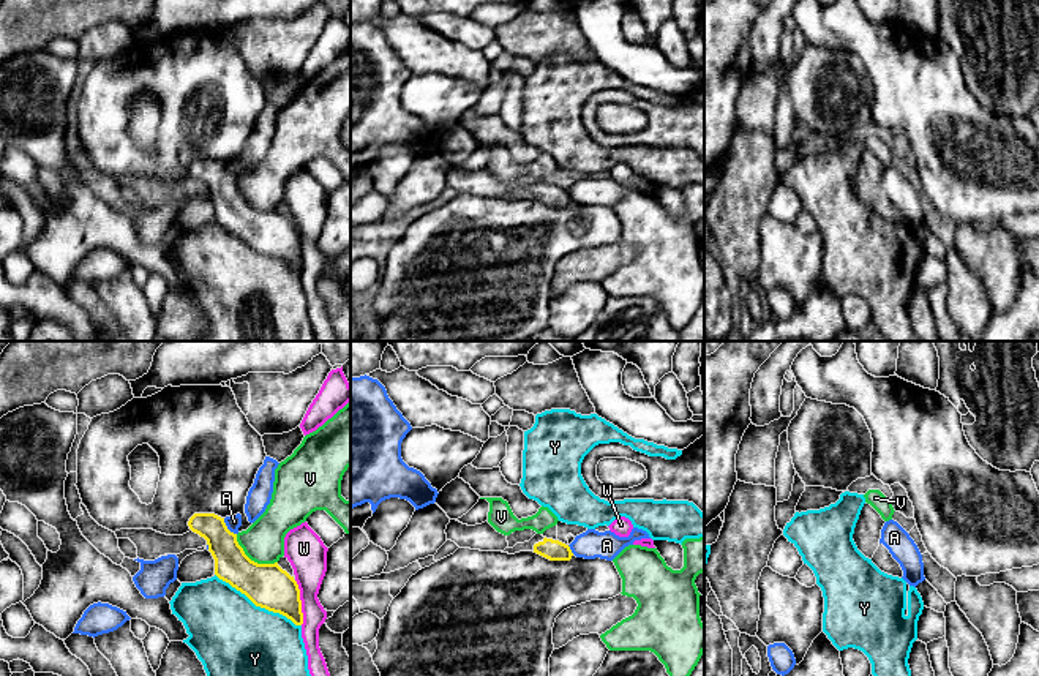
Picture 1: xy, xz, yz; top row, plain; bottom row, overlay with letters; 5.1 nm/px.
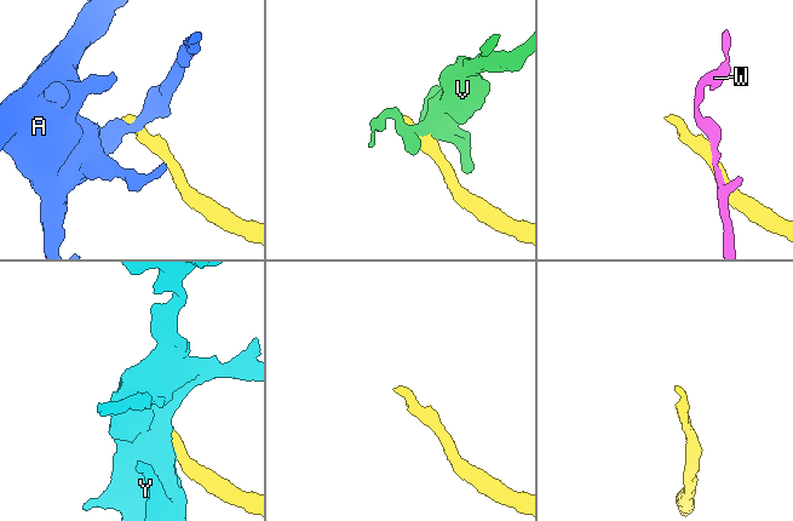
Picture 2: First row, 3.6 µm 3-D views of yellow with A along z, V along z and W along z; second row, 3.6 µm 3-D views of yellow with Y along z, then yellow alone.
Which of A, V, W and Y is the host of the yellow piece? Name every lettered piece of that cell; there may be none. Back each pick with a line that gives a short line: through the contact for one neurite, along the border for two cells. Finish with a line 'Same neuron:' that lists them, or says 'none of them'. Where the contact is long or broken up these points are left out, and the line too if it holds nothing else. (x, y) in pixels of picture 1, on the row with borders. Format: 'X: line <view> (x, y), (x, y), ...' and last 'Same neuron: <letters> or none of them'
Same neuron: none of them

